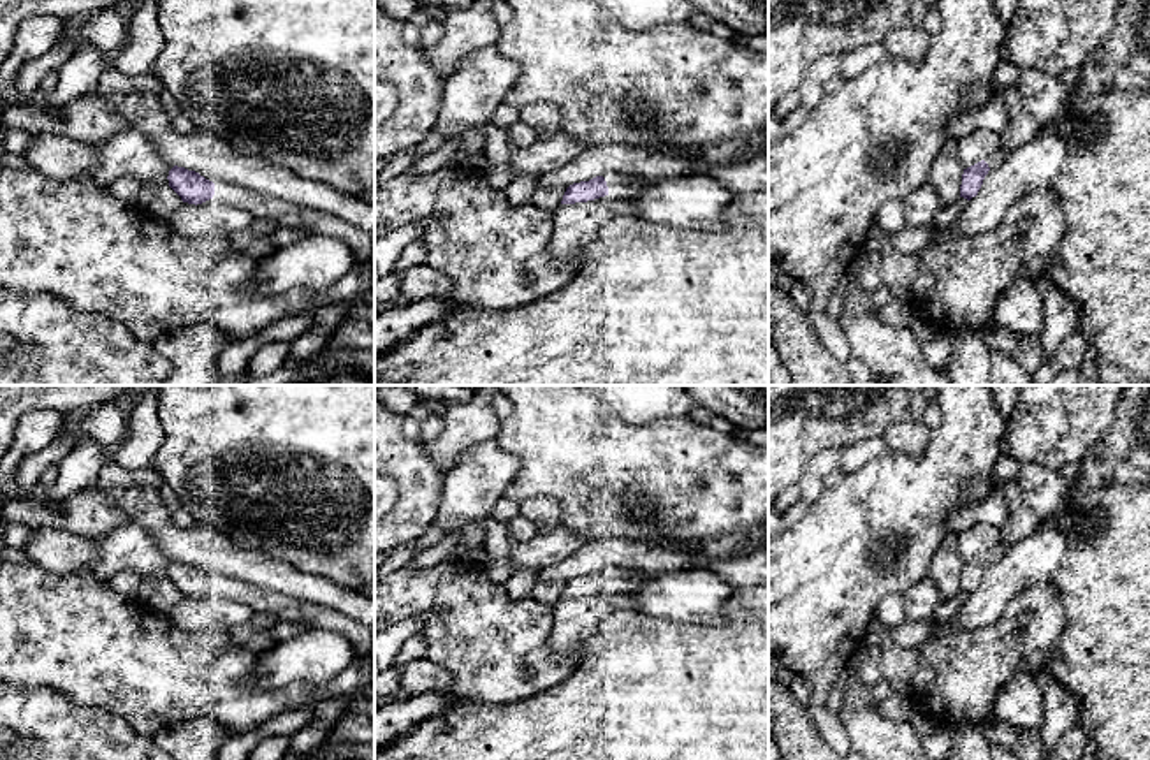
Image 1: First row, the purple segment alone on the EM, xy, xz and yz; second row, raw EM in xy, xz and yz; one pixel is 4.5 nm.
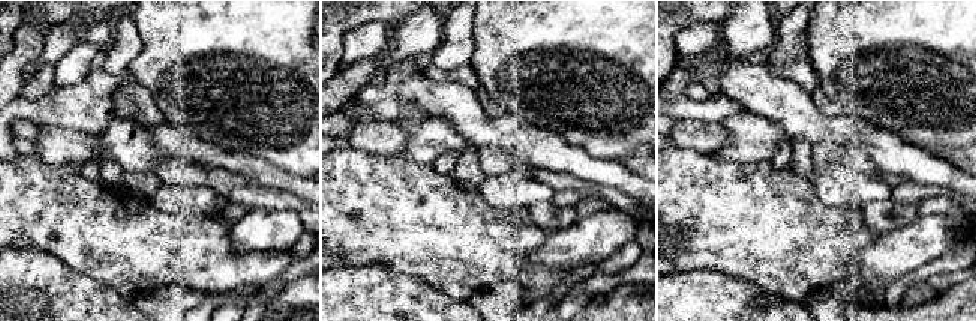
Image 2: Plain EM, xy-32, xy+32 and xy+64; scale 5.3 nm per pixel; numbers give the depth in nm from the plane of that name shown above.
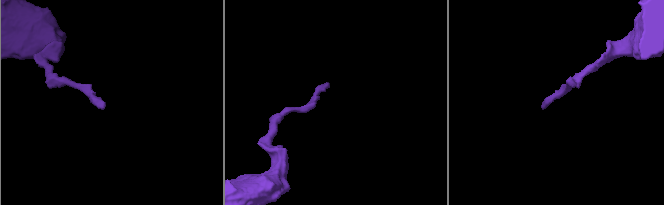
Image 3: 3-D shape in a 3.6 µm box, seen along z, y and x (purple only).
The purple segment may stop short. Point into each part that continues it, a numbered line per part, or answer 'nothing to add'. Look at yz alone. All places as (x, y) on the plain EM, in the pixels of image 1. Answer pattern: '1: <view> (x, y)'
nothing to add

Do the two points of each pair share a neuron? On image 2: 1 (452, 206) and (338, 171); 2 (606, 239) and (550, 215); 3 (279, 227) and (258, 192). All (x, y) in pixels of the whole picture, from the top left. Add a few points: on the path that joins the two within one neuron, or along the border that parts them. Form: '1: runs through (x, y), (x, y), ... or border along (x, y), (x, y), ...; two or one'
1: runs through (423, 206), (372, 206), (366, 200); one
2: border along (576, 218), (573, 222), (552, 231); two
3: border along (252, 207), (294, 210), (302, 222); two

